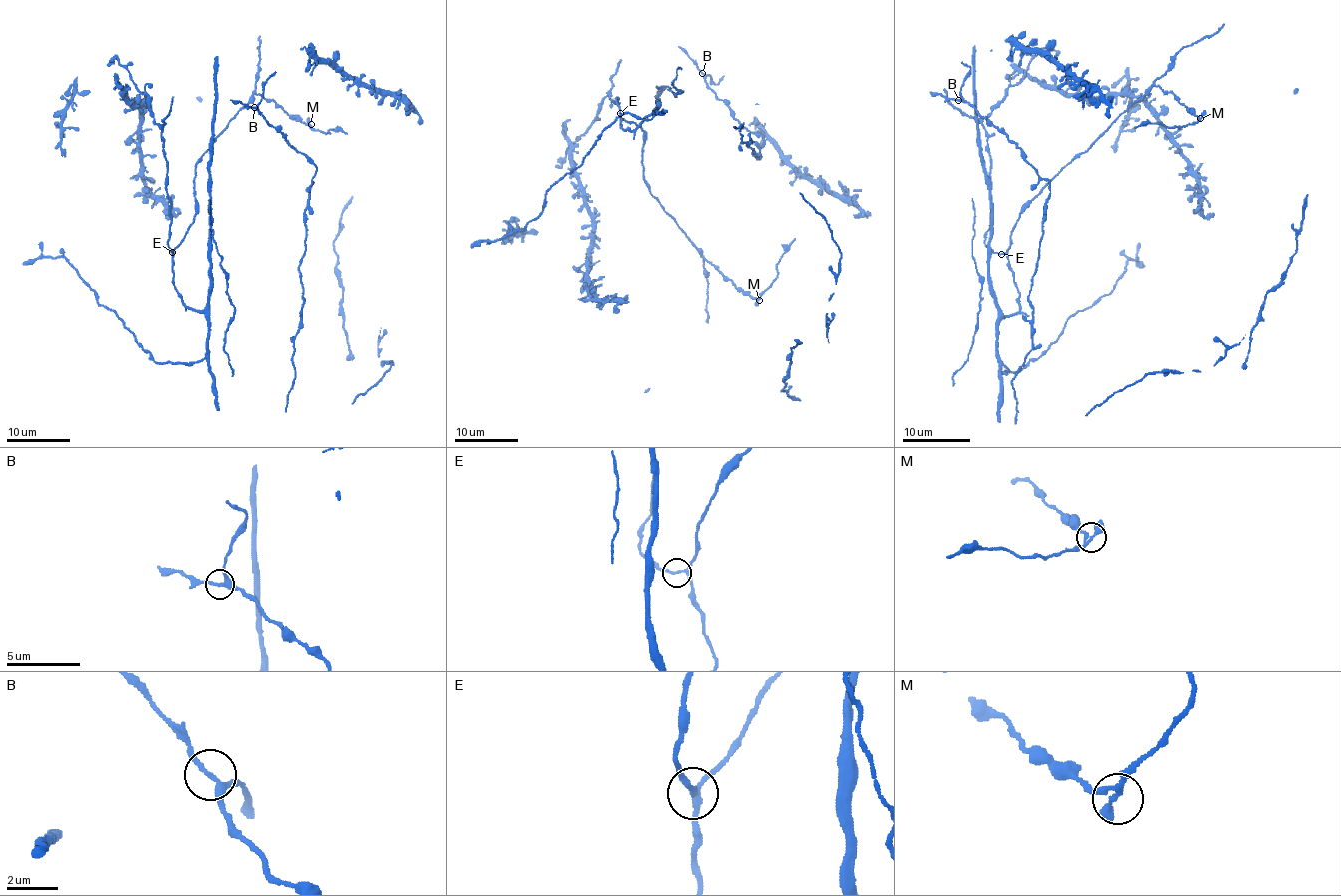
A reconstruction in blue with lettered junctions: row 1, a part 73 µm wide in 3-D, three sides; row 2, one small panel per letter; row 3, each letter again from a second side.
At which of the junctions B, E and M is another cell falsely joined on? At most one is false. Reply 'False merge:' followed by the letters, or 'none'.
False merge: none

